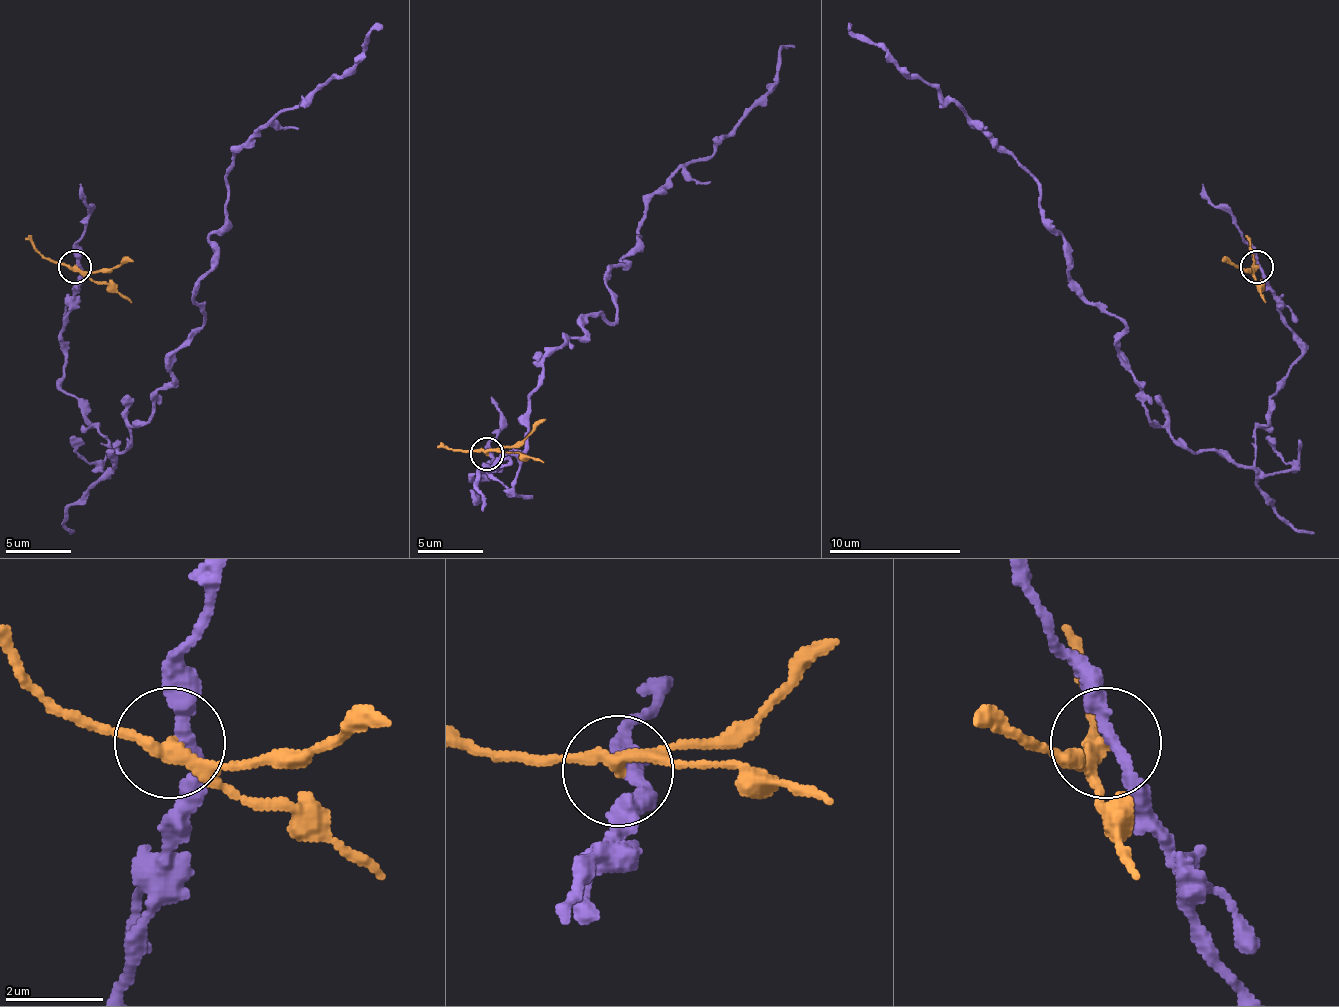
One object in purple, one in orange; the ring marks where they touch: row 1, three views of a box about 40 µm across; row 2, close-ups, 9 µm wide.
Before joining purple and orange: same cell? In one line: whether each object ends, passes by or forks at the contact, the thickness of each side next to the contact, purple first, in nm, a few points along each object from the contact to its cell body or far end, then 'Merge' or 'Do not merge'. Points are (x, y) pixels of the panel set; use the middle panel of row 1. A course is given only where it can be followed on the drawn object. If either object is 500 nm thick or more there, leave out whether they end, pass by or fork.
At the ring purple passes by. At the ring orange passes by. Thickness 240 nm (purple) against 240 nm. Course of purple: (487, 455), (477, 497), (474, 478), (523, 451), (543, 359), (616, 320), (606, 277), (642, 211), (790, 46). Course of orange: (487, 455), (494, 448), (517, 448), (546, 418). Do not merge

